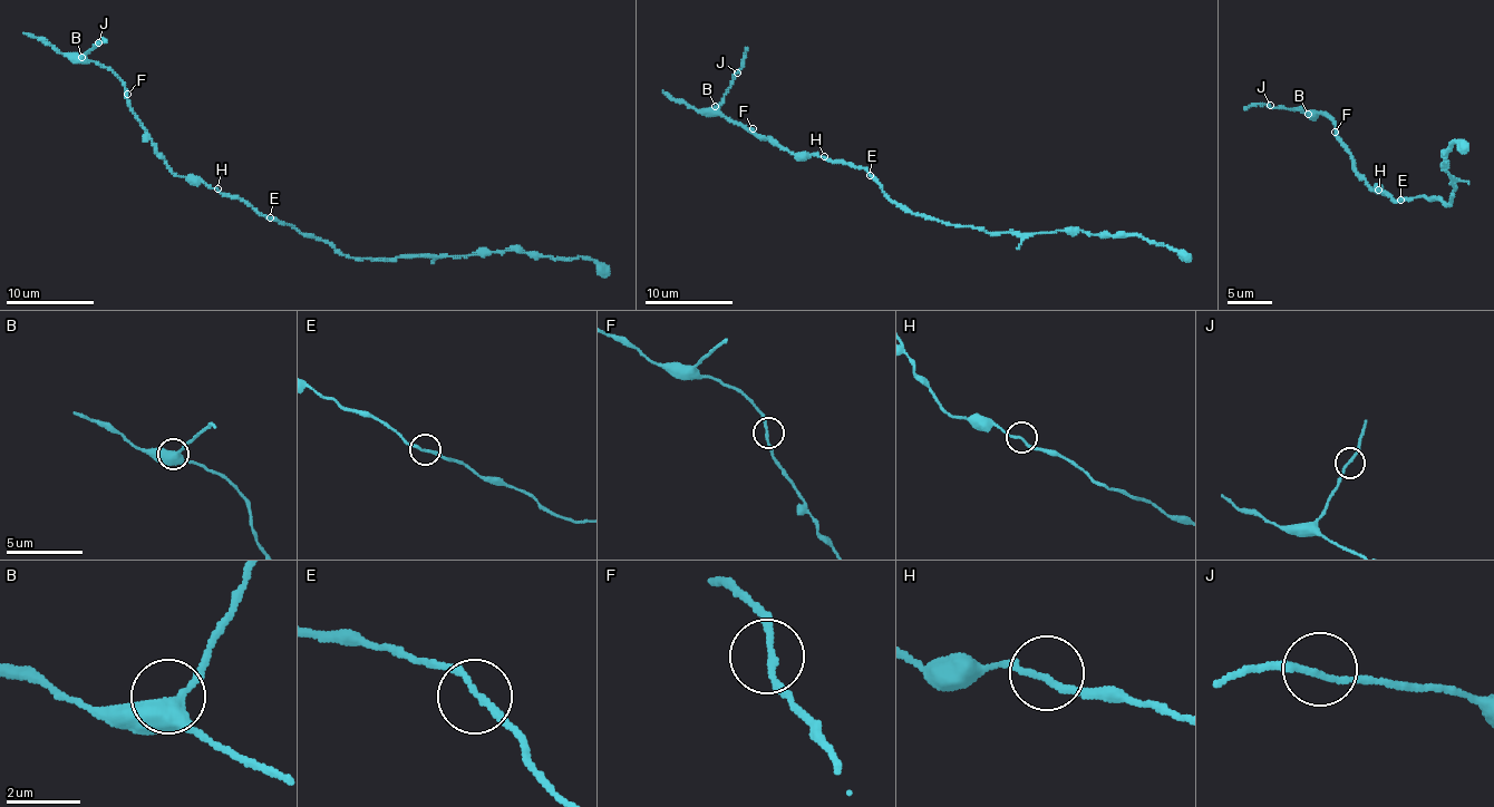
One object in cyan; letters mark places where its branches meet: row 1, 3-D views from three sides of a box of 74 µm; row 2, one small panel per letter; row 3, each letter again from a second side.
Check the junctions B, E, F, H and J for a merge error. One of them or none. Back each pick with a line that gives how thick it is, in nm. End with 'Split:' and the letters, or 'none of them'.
Split: none of them

